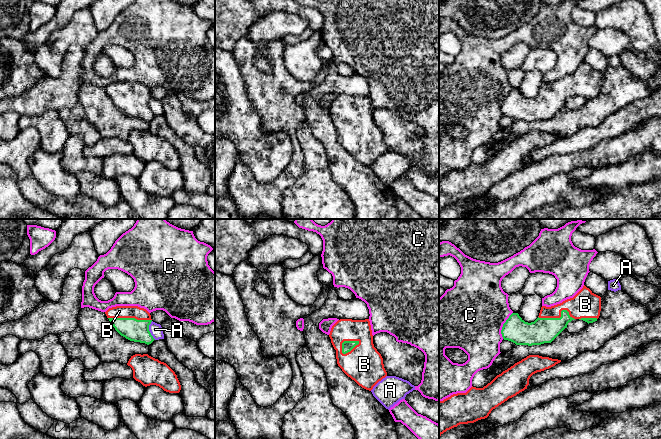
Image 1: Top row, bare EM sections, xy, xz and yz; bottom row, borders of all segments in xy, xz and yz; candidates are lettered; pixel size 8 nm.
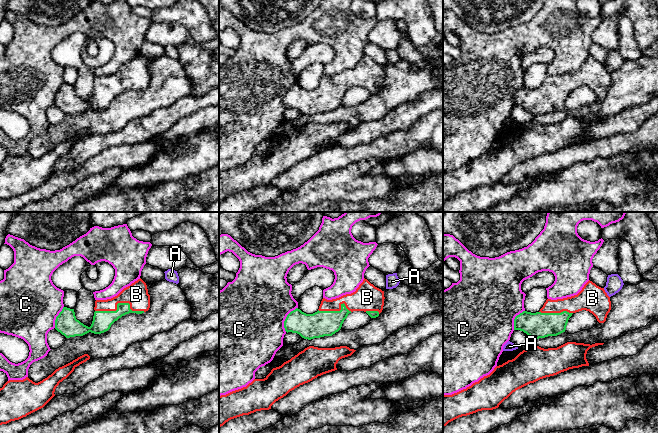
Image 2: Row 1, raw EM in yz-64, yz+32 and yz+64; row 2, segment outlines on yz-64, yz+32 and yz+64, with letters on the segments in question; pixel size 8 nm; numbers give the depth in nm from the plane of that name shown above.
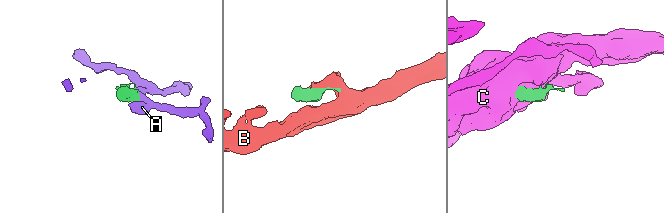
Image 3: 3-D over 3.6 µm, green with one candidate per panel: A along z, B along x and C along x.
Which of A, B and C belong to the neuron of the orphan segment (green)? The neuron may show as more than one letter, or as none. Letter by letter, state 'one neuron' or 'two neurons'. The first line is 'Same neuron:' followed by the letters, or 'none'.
Same neuron: B
A: two neurons
B: one neuron
C: two neurons

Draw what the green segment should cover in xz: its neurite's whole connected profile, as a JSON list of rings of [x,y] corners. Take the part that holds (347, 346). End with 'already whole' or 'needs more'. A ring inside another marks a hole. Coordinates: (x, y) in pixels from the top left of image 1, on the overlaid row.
[[[340,319],[332,326],[329,337],[336,350],[338,366],[359,386],[371,391],[379,381],[387,376],[383,358],[373,344],[373,335],[369,319]]] | needs more

